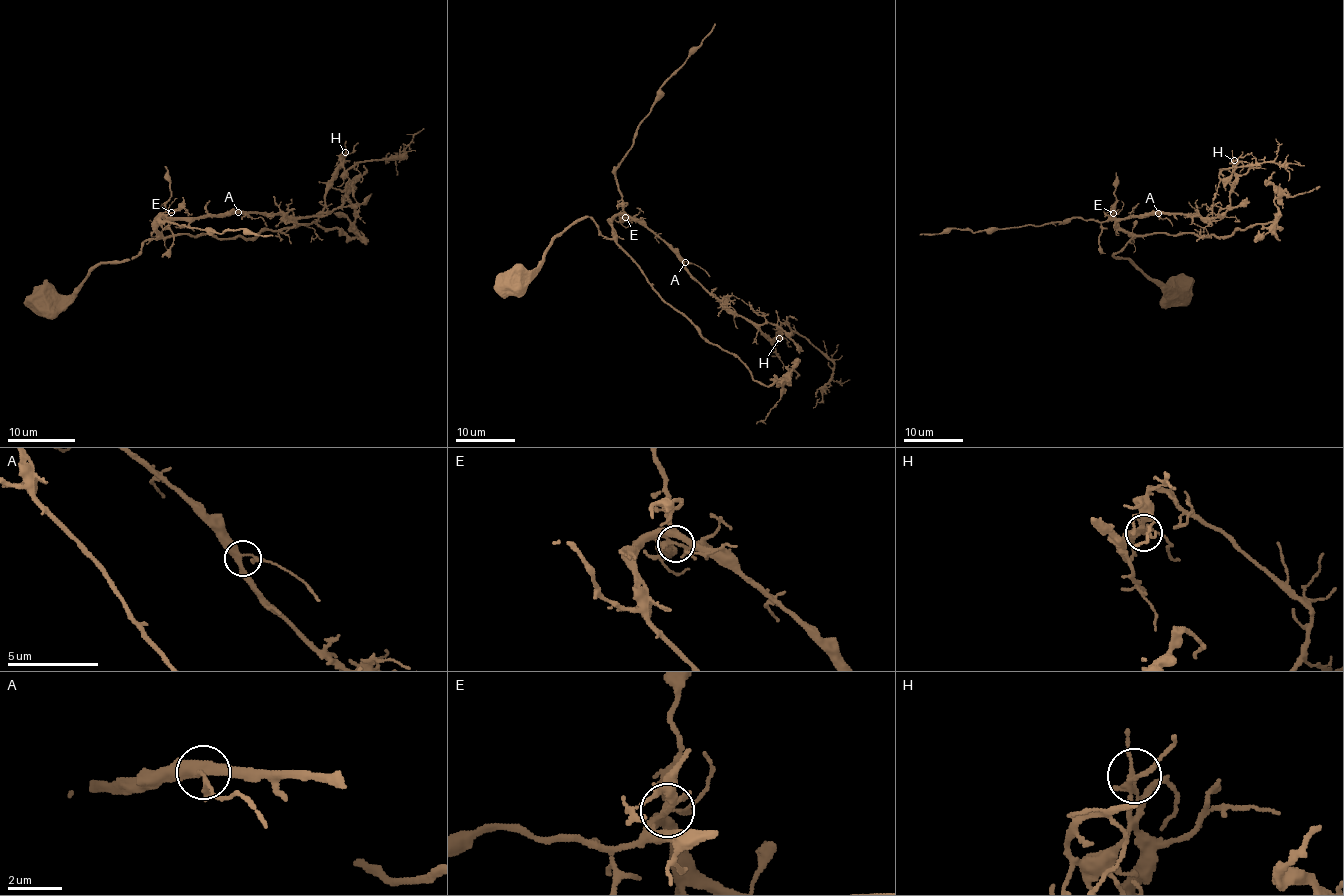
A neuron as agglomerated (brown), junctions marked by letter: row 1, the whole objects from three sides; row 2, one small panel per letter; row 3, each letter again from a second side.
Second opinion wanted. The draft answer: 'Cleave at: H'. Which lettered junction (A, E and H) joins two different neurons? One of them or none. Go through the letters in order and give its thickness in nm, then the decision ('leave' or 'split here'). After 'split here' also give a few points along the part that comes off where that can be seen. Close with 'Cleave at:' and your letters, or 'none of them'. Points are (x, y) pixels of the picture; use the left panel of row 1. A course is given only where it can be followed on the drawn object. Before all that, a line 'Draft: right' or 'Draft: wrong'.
Draft: right
A: 320 nm thick; leave
E: 170 nm thick; leave
H: 140 nm thick; split here; foreign part runs (344, 153), (342, 163), (346, 173), (363, 161), (398, 160), (406, 155), (383, 158)
Cleave at: H

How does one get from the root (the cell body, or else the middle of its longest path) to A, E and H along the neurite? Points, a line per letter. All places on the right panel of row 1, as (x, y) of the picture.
A: (1176, 294), (1166, 294), (1128, 259), (1114, 255), (1134, 237), (1111, 218), (1145, 218), (1158, 213)
E: (1176, 294), (1166, 294), (1128, 259), (1114, 255), (1134, 237), (1111, 216), (1114, 213)
H: (1176, 294), (1166, 294), (1114, 255), (1134, 237), (1111, 218), (1218, 218), (1230, 203), (1233, 161)

